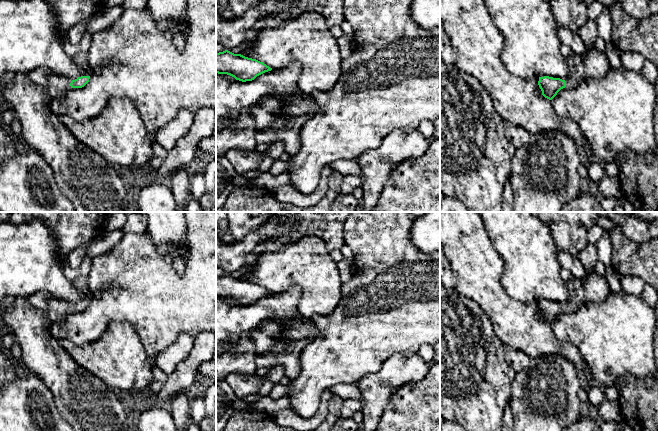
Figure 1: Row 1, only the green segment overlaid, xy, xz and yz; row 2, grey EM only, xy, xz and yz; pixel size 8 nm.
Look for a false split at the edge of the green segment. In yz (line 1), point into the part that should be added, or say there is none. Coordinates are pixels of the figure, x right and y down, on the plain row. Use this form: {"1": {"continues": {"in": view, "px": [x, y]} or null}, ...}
{"1": {"continues": {"in": "yz", "px": [594, 288]}}}

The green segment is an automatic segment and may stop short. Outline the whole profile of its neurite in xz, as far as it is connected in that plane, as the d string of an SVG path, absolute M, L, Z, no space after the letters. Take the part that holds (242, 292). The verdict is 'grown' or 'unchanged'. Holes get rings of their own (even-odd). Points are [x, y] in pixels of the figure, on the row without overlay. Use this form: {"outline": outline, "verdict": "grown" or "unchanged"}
{"outline": "M228 274L216 276L216 297L230 299L242 306L252 305L271 294L272 292L263 286L241 278L234 278Z", "verdict": "unchanged"}

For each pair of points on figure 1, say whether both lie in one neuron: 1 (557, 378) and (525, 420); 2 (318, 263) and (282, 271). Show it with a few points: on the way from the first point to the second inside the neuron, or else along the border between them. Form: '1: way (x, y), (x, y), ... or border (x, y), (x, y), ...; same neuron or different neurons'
1: way (548, 388), (544, 401), (535, 410); same neuron
2: way (309, 263), (291, 264); same neuron

